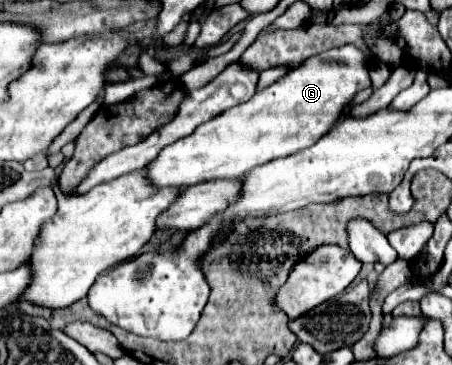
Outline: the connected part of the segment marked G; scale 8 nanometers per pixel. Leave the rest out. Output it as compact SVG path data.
M354 45L336 47L308 57L300 67L290 69L284 77L280 77L268 89L256 93L250 101L226 109L226 113L220 113L218 117L206 121L206 125L198 125L194 133L178 139L174 145L166 145L166 149L158 153L156 161L150 161L150 165L146 167L146 177L154 187L190 187L214 179L240 179L252 167L278 157L288 157L314 145L314 141L318 141L340 119L354 93L370 85L372 79L366 67L366 53Z

